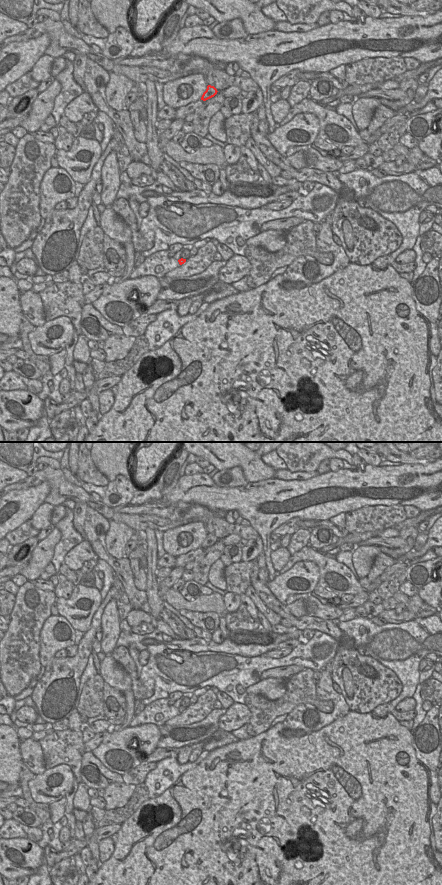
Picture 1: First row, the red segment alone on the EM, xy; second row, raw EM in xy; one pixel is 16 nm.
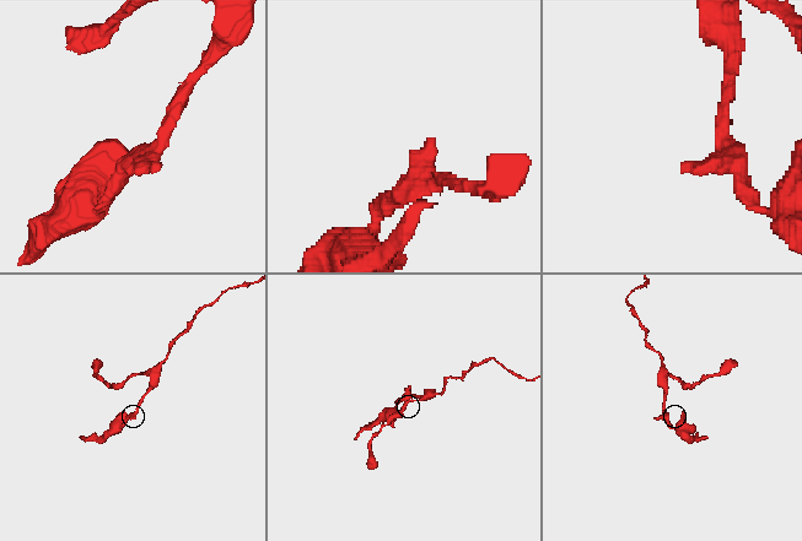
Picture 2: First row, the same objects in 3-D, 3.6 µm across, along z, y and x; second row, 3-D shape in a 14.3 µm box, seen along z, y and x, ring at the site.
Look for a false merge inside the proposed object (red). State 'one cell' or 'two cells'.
two cells

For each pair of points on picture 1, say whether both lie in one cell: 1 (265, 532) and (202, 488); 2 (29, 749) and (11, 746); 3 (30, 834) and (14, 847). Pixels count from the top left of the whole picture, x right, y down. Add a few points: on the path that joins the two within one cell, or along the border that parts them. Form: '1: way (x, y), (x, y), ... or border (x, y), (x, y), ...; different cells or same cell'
1: way (253, 515), (237, 499), (219, 498); same cell
2: border (20, 740), (20, 756), (23, 762); different cells
3: border (10, 838), (27, 838), (36, 843); different cells

